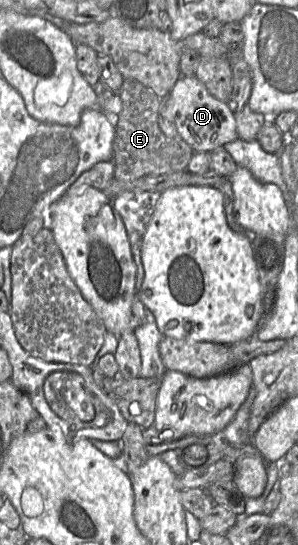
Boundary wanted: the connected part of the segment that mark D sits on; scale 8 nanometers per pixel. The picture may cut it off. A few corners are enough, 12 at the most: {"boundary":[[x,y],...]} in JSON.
{"boundary":[[194,76],[162,102],[194,151],[238,138],[234,112]]}

